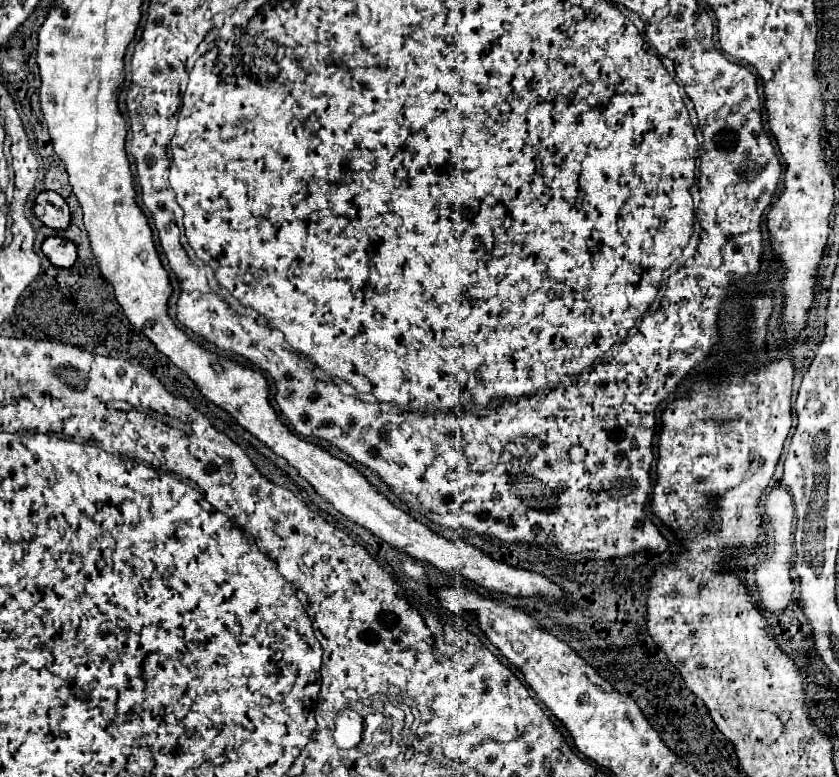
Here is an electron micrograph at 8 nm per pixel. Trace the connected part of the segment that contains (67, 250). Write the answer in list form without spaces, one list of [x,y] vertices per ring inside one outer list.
[[[48,237],[42,243],[44,255],[56,267],[72,267],[76,261],[76,247],[72,241],[64,241],[62,237]]]

